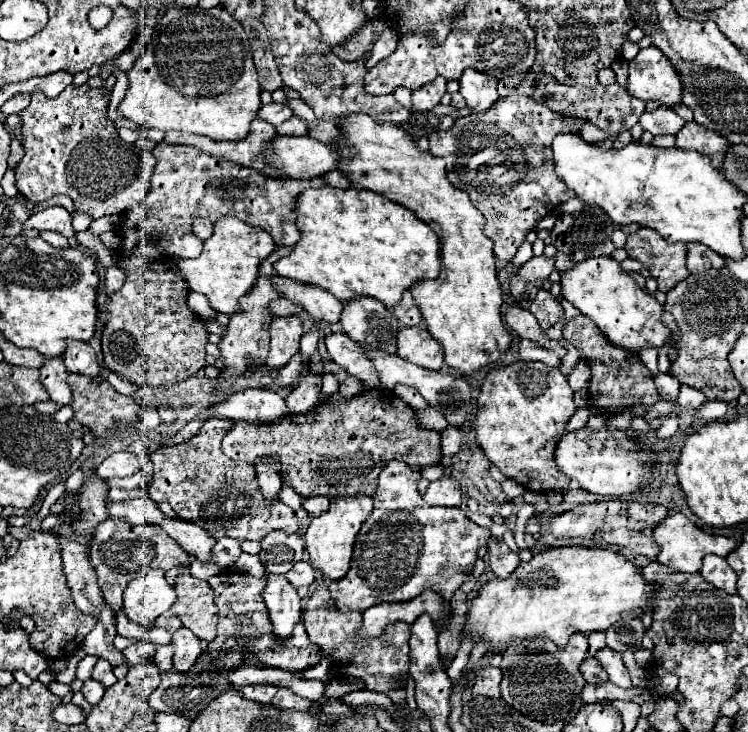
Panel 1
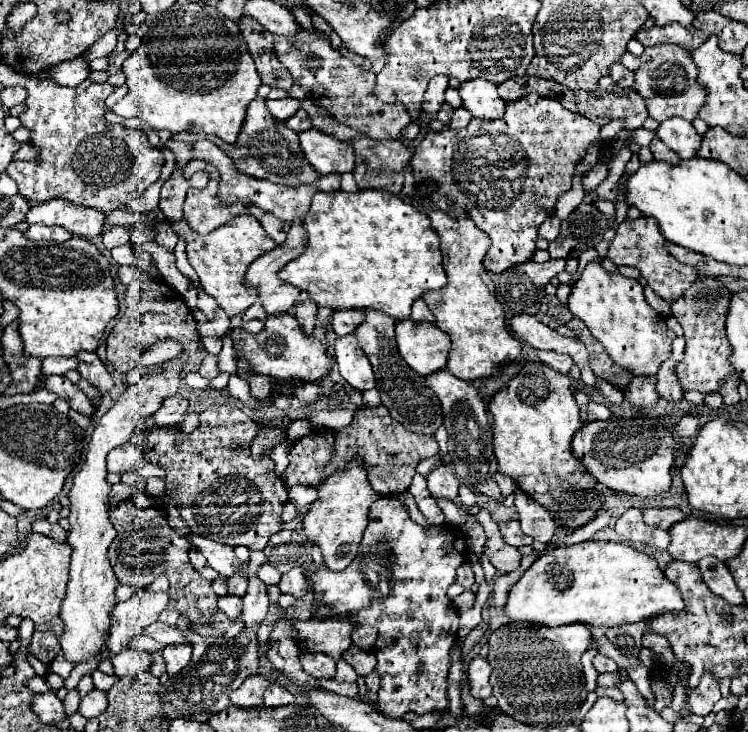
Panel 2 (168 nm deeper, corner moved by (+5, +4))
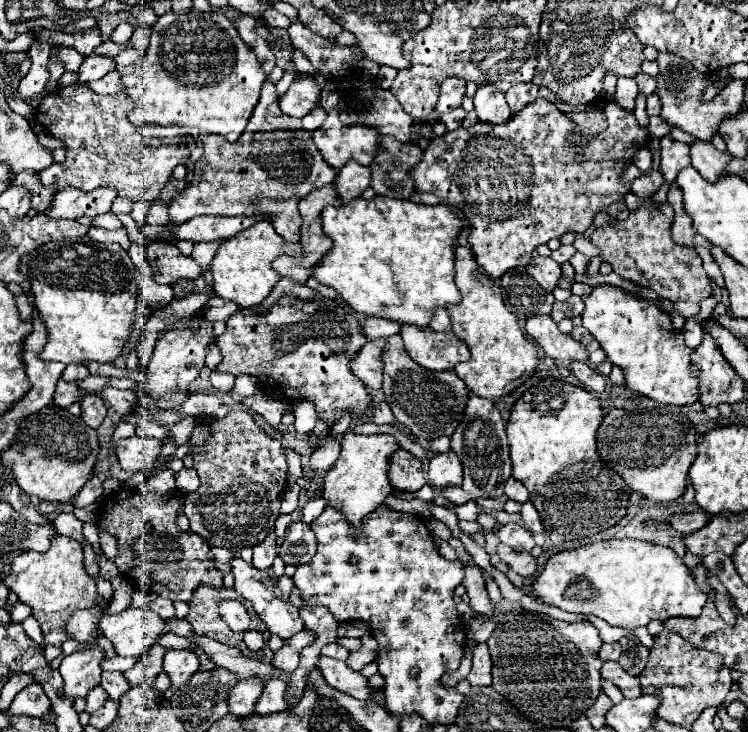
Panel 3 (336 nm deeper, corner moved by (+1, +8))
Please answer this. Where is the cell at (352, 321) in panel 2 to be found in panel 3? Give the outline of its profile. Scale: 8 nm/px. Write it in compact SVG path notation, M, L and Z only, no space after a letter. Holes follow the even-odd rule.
M366 317L362 329L368 339L376 339L376 337L390 337L390 335L398 333L400 325L388 321L388 319L380 319L380 317Z

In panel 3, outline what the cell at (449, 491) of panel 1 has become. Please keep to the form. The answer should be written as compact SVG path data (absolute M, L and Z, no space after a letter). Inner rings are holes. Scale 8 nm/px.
M452 451L434 455L428 465L428 483L434 487L440 487L440 489L460 485L462 483L460 459Z

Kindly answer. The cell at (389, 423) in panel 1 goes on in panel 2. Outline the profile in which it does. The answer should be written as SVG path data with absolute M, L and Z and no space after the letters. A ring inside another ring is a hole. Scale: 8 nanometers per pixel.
M384 405L374 409L360 407L360 411L354 413L354 421L348 427L340 431L316 429L314 433L296 441L290 447L288 453L290 465L286 467L282 479L286 487L292 485L318 487L320 483L326 481L326 477L330 477L338 469L344 469L354 455L360 455L364 459L364 467L368 471L368 479L374 491L378 491L380 495L398 495L410 487L412 477L416 473L416 465L426 457L434 457L436 453L438 443L432 435L416 435L406 431L400 423L396 423L396 419L388 415L388 409Z

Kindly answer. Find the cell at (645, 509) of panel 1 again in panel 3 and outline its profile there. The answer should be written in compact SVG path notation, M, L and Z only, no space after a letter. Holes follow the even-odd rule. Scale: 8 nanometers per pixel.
M694 511L694 513L678 513L668 517L670 525L680 533L680 535L688 535L694 533L698 529L704 527L704 523L708 521L708 515L704 511Z

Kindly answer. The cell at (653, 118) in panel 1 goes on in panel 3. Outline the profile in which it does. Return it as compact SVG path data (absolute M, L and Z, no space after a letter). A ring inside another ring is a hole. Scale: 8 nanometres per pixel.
M694 139L688 147L692 157L692 167L696 167L704 179L716 181L720 175L726 173L726 163L730 157L718 151L710 141Z

